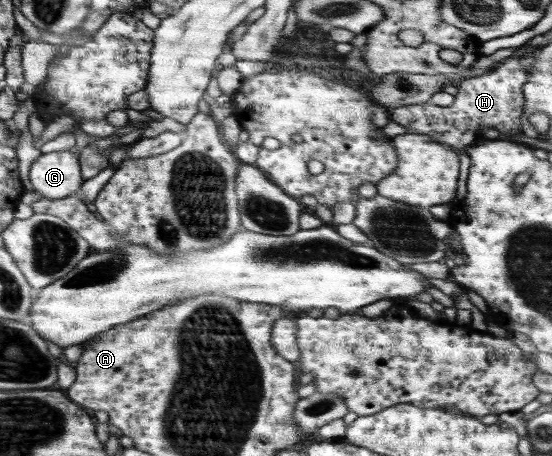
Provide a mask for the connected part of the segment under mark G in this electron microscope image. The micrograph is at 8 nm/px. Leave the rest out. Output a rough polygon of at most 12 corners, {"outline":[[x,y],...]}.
{"outline":[[73,153],[41,154],[29,181],[43,198],[63,199],[81,188]]}

